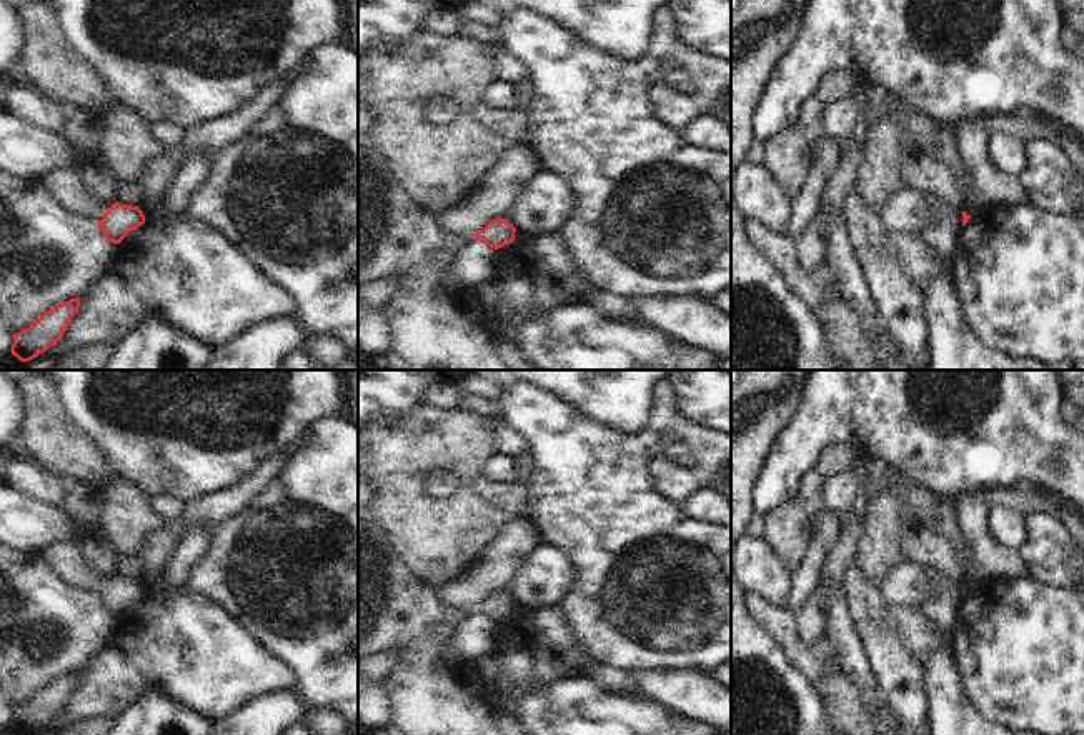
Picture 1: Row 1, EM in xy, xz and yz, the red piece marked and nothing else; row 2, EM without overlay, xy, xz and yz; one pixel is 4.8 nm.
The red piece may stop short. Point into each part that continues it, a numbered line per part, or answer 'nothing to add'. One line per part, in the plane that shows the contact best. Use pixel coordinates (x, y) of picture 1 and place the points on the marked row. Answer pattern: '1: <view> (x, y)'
nothing to add.

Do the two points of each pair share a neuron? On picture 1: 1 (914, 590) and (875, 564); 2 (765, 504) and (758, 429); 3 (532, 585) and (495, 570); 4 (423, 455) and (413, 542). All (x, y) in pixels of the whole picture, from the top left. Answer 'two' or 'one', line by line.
1: two
2: two
3: two
4: one

